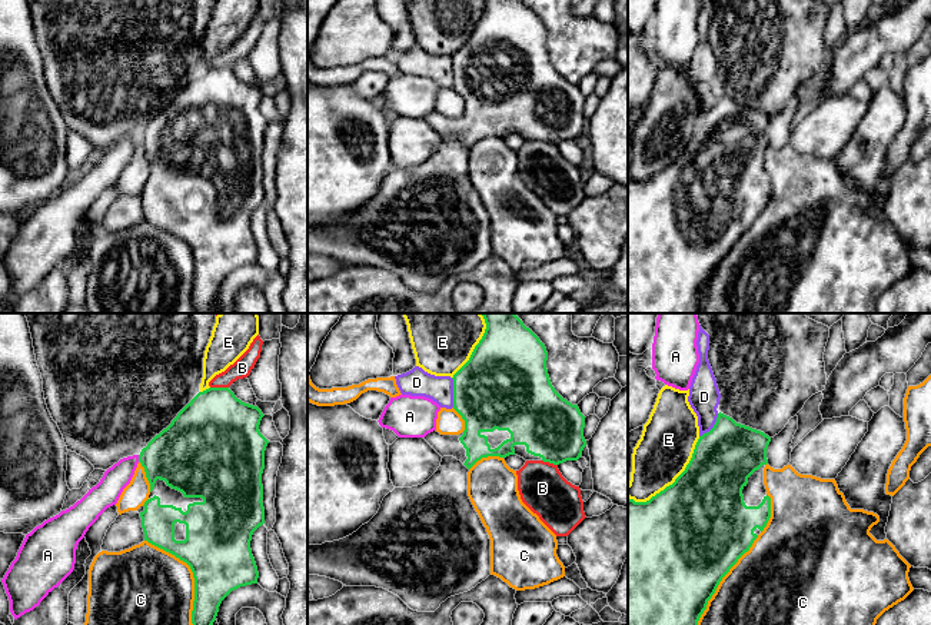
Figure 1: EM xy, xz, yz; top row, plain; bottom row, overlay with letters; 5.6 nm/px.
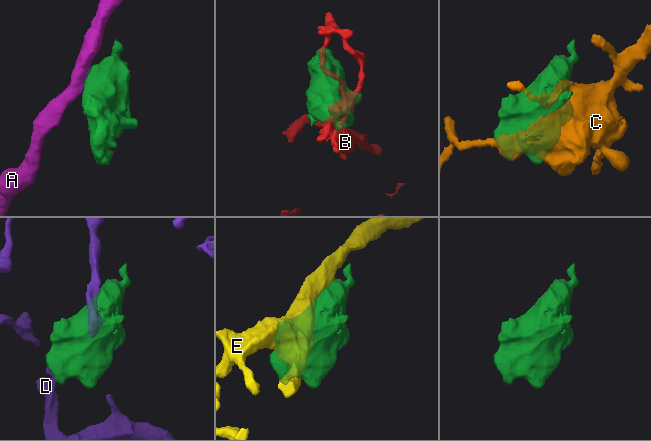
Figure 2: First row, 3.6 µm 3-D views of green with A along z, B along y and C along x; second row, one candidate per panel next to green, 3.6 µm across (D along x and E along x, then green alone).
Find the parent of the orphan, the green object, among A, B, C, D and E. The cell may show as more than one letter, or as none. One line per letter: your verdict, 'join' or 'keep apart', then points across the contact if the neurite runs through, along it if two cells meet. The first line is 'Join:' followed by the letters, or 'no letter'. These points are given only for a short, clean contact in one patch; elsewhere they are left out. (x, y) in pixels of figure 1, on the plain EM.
Join: no letter
A: keep apart; border along xy (138, 135), (139, 140)
B: keep apart
C: keep apart
D: keep apart
E: keep apart

